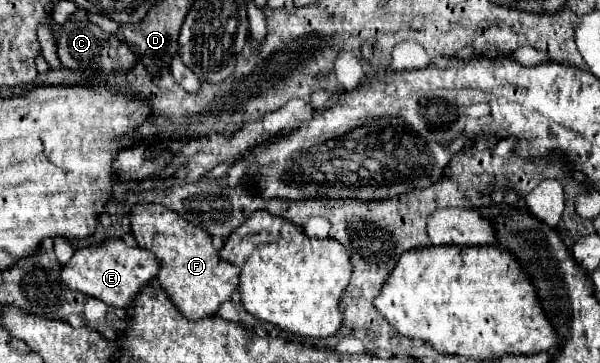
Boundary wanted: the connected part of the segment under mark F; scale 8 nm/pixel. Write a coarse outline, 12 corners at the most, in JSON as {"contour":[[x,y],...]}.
{"contour":[[134,205],[138,245],[184,317],[216,315],[238,289],[208,231]]}

